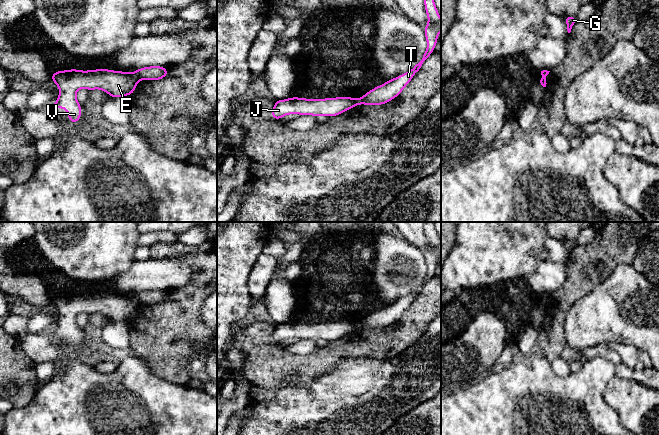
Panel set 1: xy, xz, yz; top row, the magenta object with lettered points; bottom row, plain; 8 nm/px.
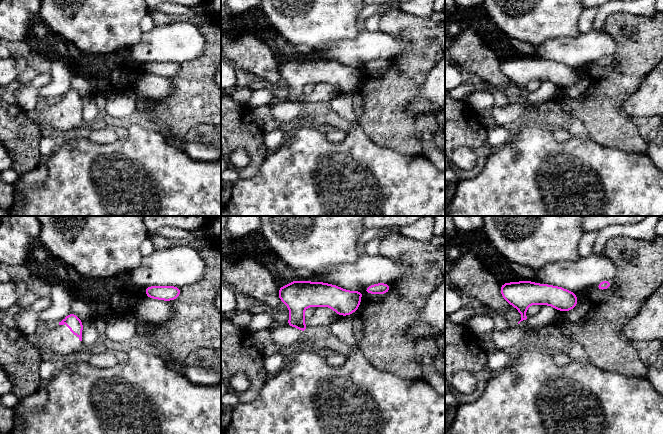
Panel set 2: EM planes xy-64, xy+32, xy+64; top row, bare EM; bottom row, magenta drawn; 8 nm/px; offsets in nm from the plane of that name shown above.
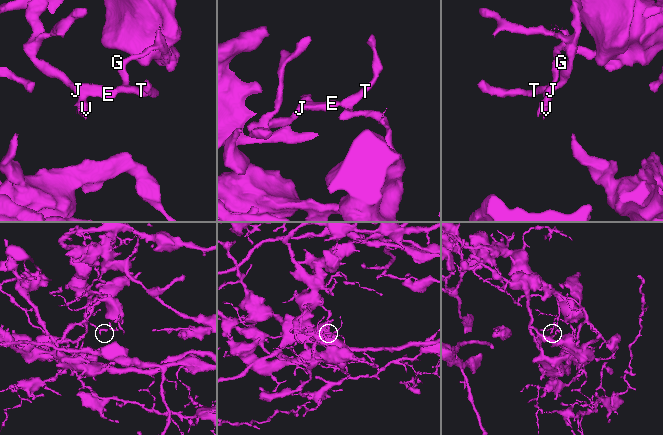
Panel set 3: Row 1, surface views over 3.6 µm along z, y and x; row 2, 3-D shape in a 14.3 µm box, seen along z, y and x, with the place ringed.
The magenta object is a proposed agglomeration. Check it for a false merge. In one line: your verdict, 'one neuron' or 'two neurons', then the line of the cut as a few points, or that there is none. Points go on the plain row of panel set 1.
two neurons | xy (134, 297), (138, 302)

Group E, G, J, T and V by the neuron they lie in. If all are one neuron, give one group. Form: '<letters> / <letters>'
E J V / G T

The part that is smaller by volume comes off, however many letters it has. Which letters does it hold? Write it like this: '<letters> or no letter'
G, T

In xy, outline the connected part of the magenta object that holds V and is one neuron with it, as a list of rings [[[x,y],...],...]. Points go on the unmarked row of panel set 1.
[[[74,292],[52,297],[51,305],[61,314],[52,330],[66,332],[69,347],[77,347],[82,338],[81,329],[76,323],[78,313],[101,313],[113,322],[131,320],[137,311],[138,302],[133,296],[109,293],[81,295]]]

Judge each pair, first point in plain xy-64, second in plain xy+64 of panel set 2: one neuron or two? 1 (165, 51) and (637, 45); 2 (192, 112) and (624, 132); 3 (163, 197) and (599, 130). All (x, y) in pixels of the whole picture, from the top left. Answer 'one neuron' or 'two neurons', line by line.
1: two neurons
2: one neuron
3: two neurons

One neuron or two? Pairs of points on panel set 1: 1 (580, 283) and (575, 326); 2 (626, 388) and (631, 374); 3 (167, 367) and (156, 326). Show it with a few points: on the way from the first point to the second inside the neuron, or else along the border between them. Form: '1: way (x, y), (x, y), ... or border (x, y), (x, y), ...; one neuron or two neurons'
1: border (598, 285), (581, 296), (569, 309), (565, 318); two neurons
2: border (615, 374), (621, 378), (635, 380), (648, 387); two neurons
3: way (167, 357), (165, 338), (163, 336); one neuron

